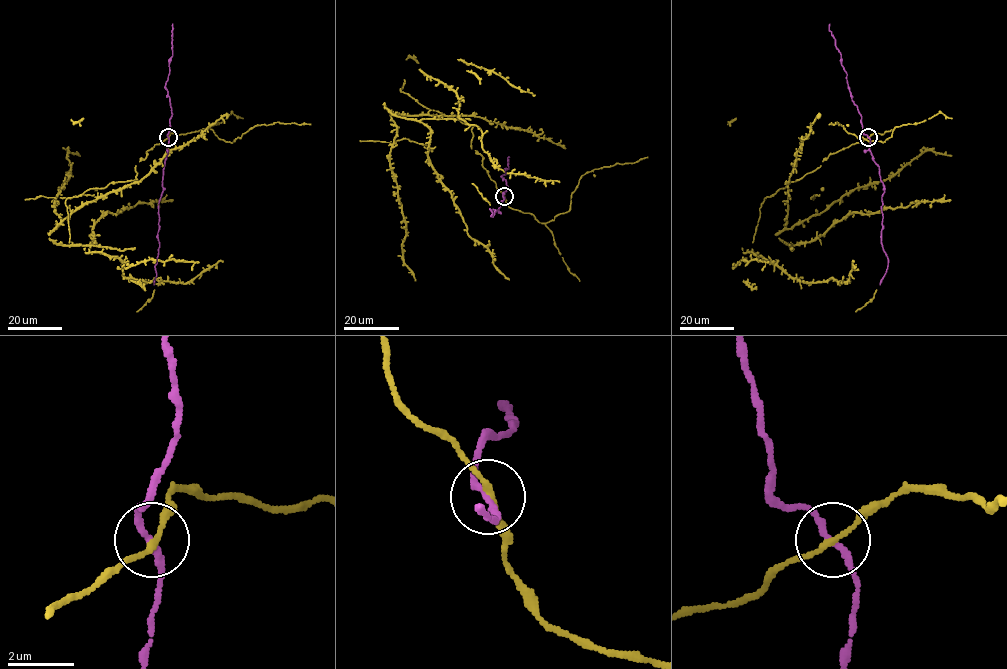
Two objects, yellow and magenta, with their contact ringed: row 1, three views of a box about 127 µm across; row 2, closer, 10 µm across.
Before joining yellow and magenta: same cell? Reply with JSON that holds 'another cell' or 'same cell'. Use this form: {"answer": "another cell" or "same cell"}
{"answer": "same cell"}

